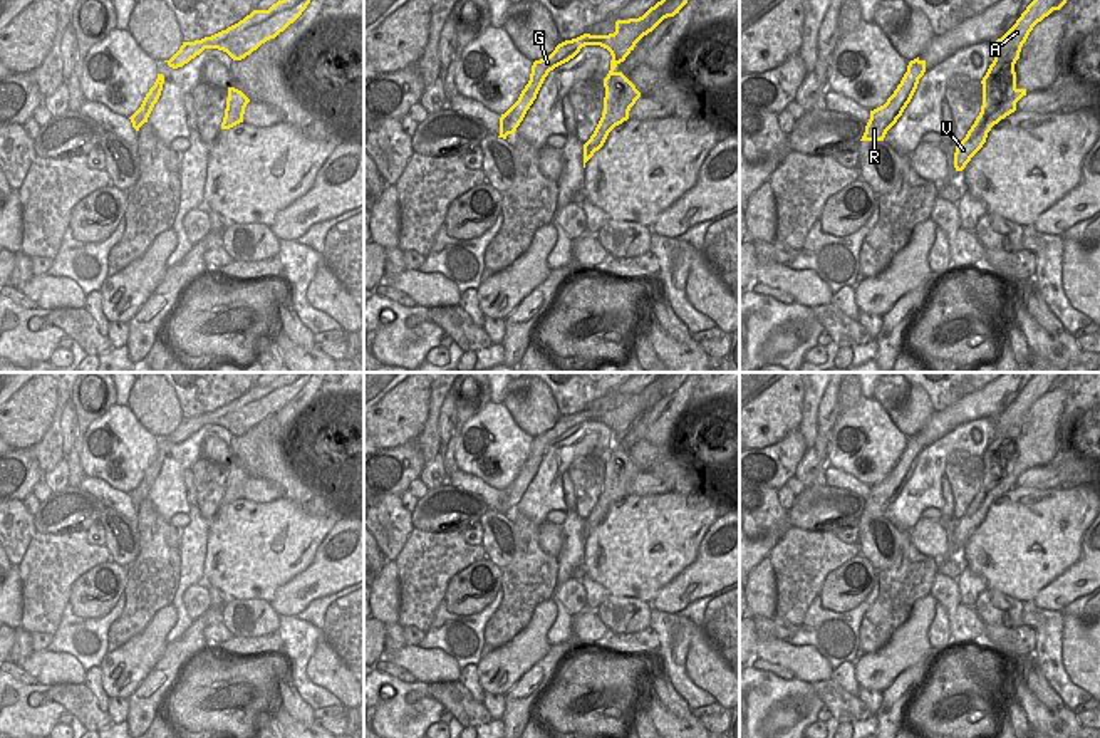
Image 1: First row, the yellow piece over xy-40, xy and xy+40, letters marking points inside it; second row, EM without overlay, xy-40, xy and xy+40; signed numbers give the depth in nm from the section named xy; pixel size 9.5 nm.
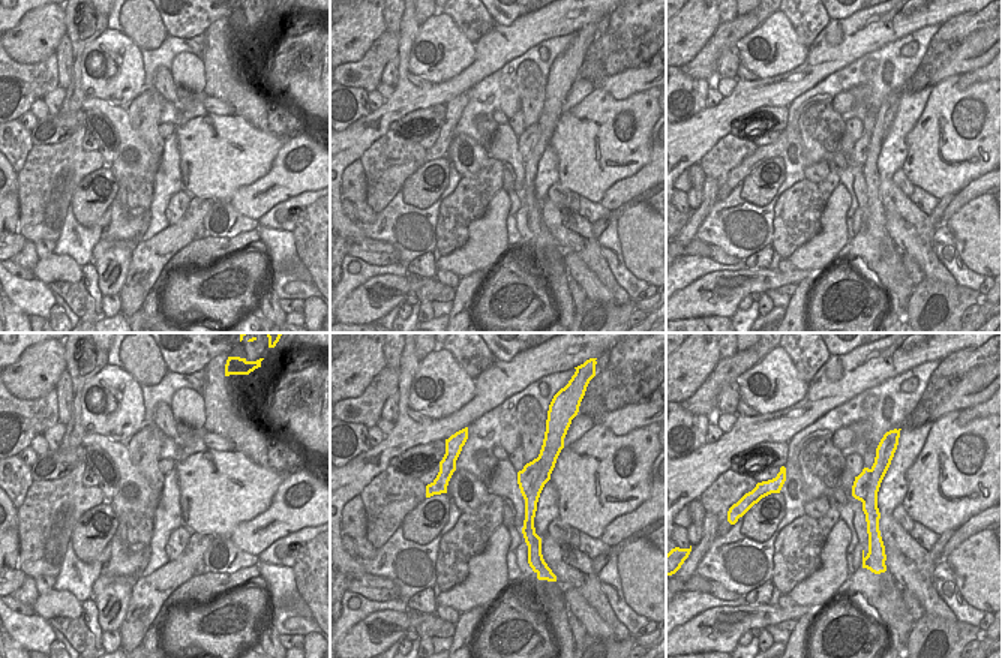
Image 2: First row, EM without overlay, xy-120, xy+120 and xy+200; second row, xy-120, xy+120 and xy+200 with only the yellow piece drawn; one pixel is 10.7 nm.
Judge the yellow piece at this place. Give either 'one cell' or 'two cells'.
two cells

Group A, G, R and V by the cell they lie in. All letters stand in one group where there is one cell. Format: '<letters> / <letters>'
A G R / V

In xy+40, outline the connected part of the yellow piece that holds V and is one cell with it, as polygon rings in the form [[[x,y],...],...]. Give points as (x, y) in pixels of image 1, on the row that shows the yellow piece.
[[[1016,72],[1011,86],[1004,91],[999,89],[999,81],[994,75],[984,75],[983,81],[983,106],[974,124],[968,131],[966,138],[956,144],[954,168],[962,171],[971,158],[986,143],[988,133],[994,124],[1016,111],[1016,102],[1026,96],[1026,89],[1016,87]]]

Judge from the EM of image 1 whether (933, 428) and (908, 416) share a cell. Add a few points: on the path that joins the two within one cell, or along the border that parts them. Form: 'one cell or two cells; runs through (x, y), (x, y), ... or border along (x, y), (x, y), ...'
two cells; border along (934, 411), (929, 421), (918, 431)

